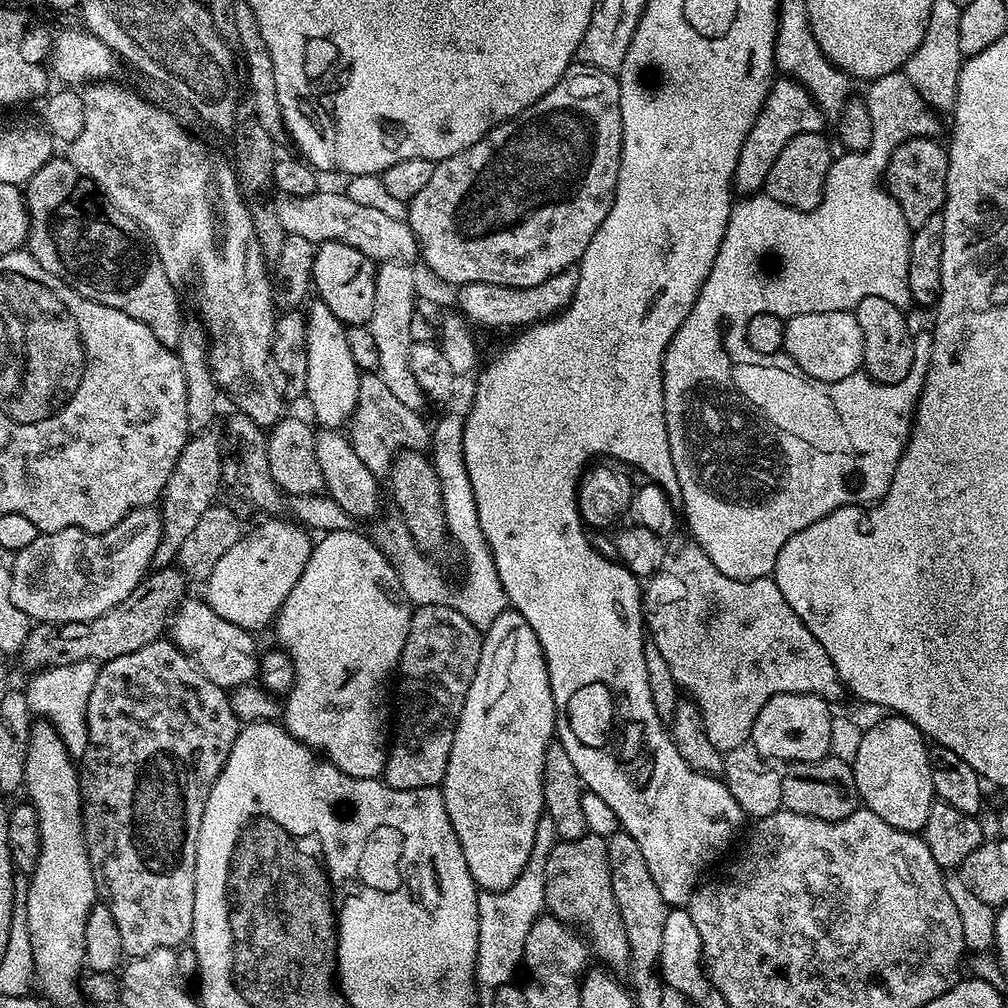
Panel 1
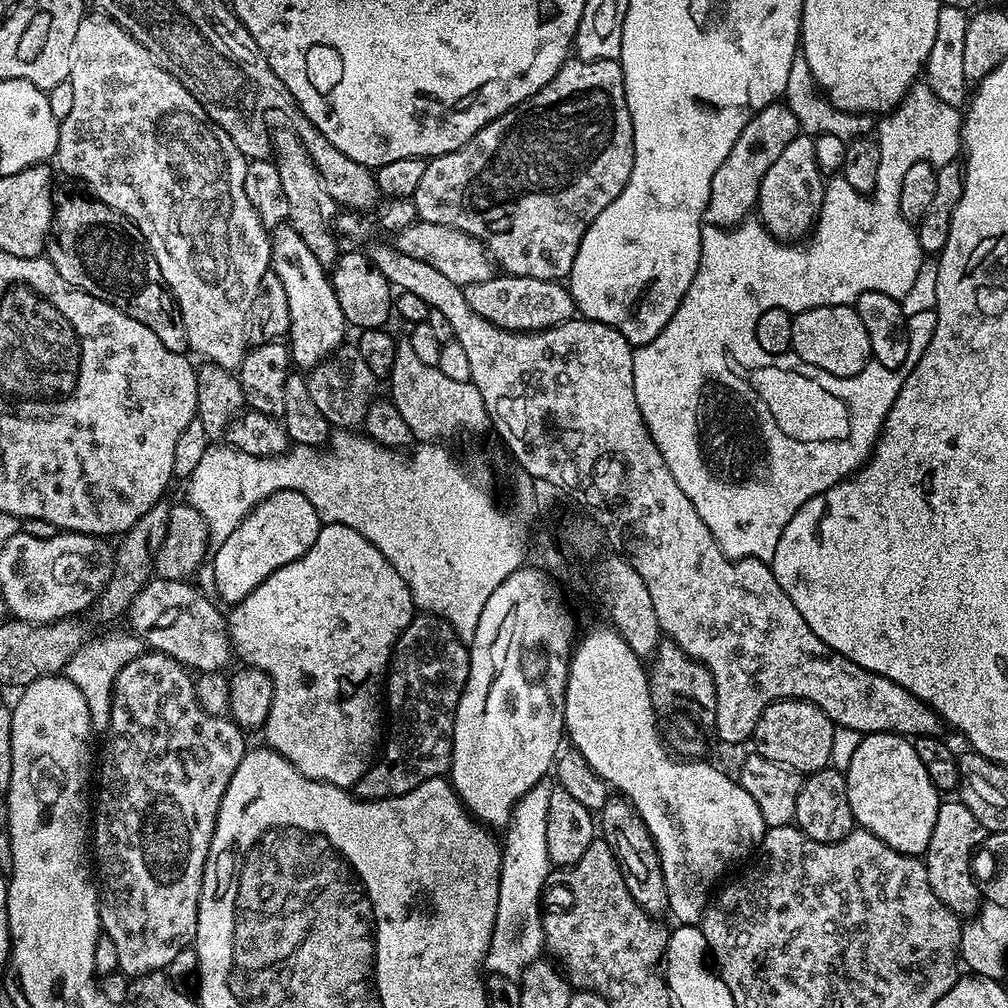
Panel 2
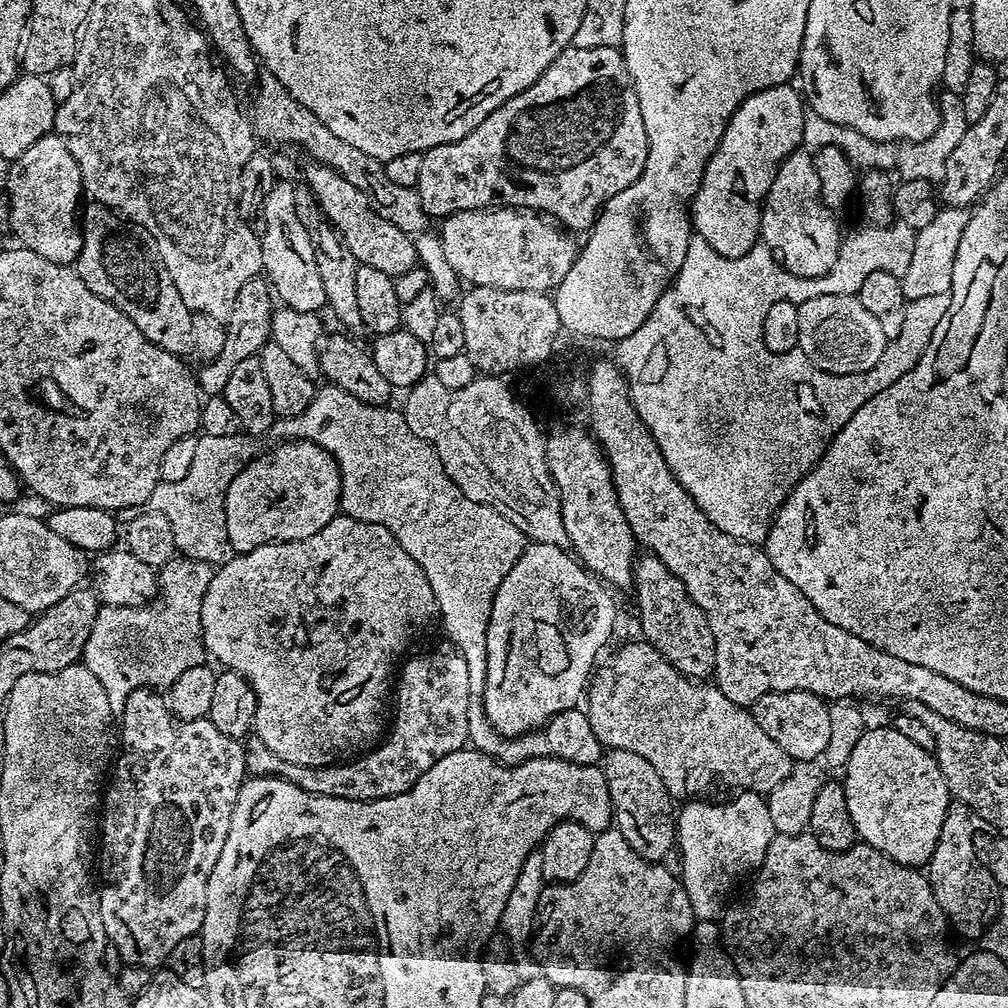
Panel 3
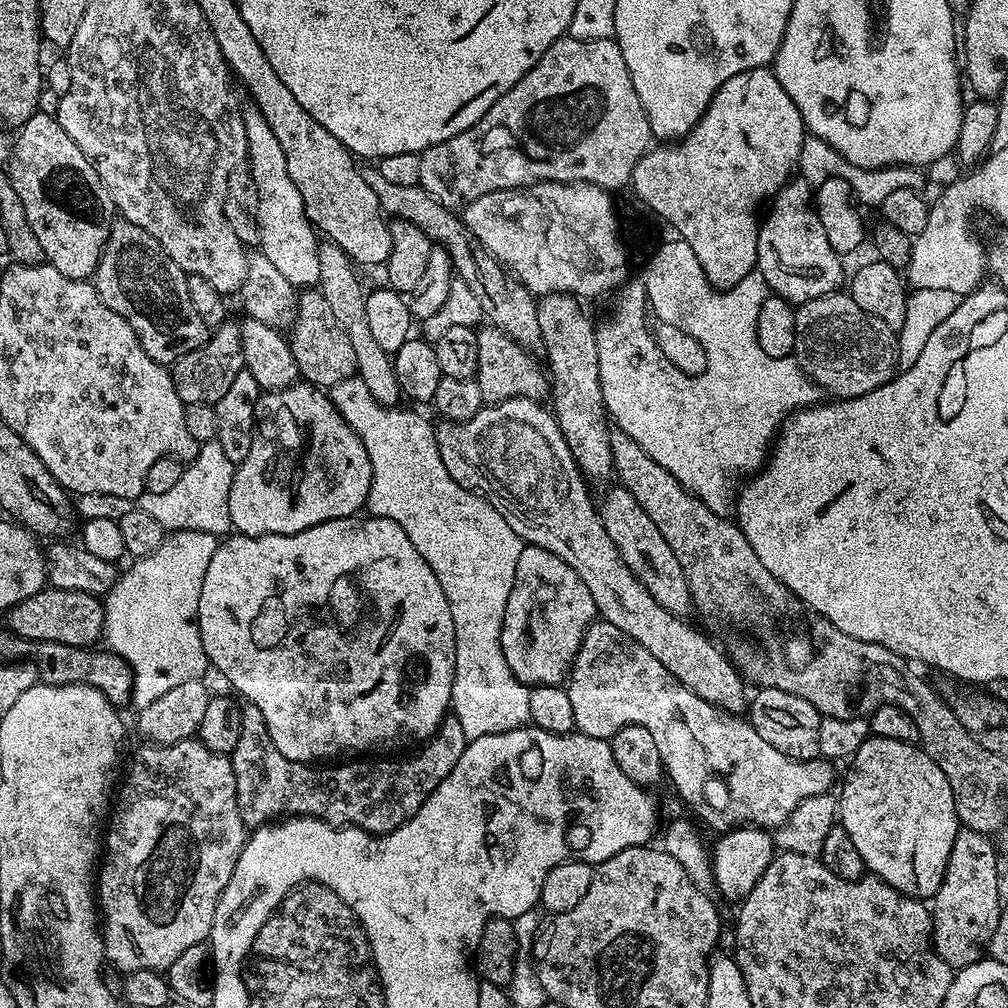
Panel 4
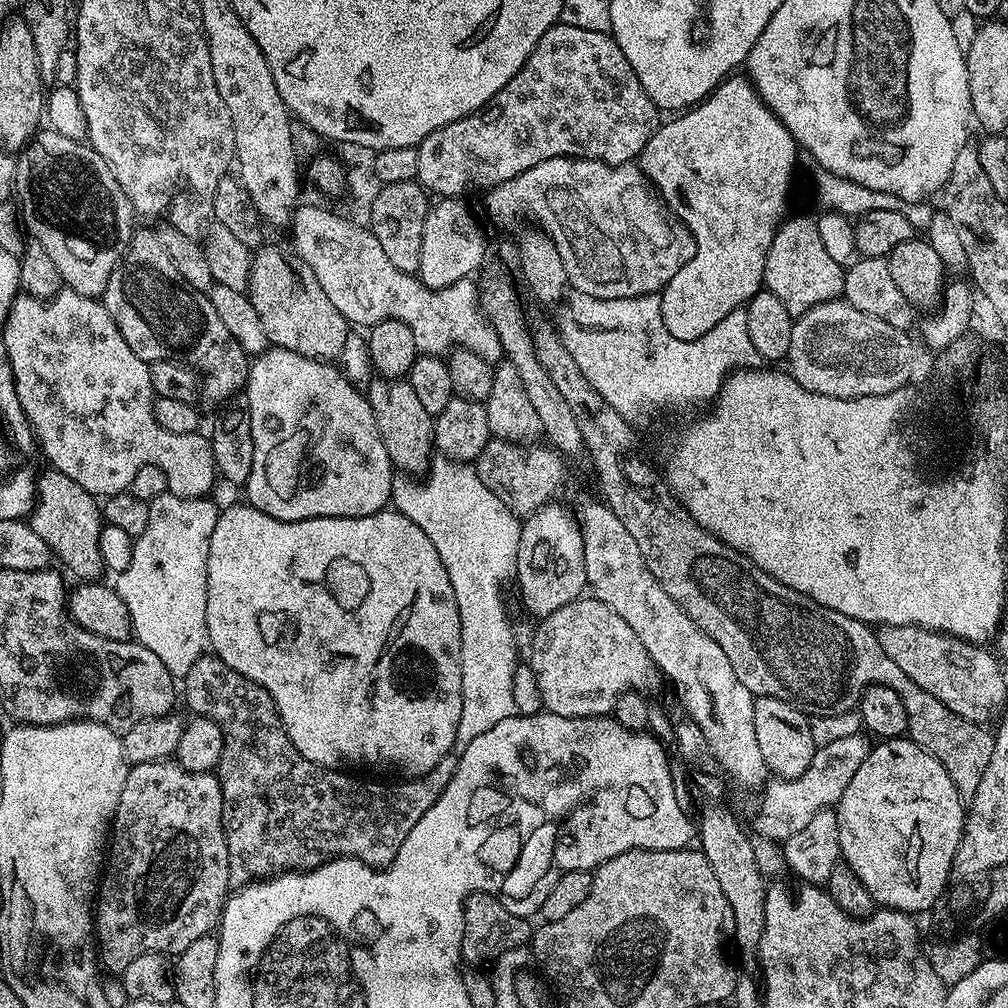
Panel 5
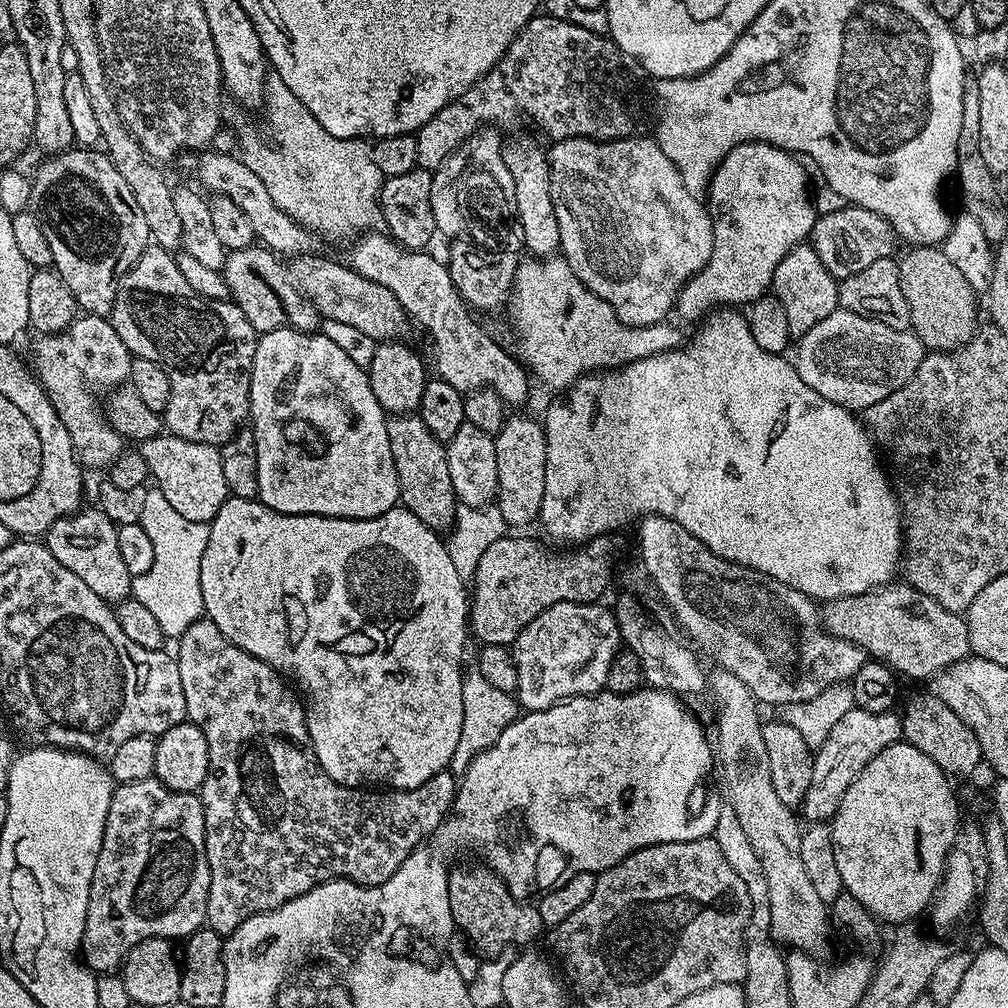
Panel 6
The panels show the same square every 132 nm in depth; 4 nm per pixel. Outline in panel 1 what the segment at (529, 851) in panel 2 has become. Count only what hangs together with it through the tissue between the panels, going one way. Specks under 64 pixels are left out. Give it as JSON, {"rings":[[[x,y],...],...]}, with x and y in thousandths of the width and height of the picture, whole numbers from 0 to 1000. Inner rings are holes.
{"rings":[[[543,808],[537,810],[534,823],[530,823],[530,843],[526,843],[526,851],[518,867],[514,867],[514,871],[504,880],[503,885],[477,884],[475,886],[476,926],[474,927],[471,966],[473,973],[504,974],[517,959],[522,927],[526,927],[526,919],[530,919],[530,915],[536,912],[538,902],[541,900],[539,884],[542,851],[553,835],[550,812],[546,812]]]}

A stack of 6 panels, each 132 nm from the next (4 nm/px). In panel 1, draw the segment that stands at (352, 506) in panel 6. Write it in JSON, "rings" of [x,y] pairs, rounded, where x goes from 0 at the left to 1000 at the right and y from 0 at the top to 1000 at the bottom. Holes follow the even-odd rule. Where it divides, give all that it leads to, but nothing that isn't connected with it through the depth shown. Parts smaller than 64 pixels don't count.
{"rings":[[[274,514],[263,515],[266,517],[251,528],[243,527],[238,536],[216,554],[216,562],[212,562],[212,569],[208,569],[204,577],[204,594],[212,609],[224,613],[224,617],[232,617],[232,621],[247,625],[262,623],[265,619],[267,622],[284,595],[284,589],[292,585],[296,573],[300,573],[300,565],[304,565],[311,533],[306,533],[307,529],[297,519],[285,520],[282,516],[270,515]]]}

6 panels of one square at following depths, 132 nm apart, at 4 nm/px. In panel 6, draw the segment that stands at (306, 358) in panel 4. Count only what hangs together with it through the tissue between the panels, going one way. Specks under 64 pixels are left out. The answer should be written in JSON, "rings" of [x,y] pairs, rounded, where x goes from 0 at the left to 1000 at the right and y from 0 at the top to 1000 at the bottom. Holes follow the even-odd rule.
{"rings":[[[251,244],[226,250],[222,255],[221,272],[226,293],[244,312],[254,330],[273,325],[294,325],[298,329],[312,329],[318,324],[317,309],[294,285],[294,279],[283,259],[269,246]]]}

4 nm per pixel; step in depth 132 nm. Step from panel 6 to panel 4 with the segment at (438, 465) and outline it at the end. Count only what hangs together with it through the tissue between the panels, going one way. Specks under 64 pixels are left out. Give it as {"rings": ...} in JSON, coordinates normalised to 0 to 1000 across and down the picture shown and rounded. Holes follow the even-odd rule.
{"rings":[[[318,237],[313,243],[315,248],[315,288],[319,296],[323,296],[323,301],[335,315],[335,323],[343,327],[343,335],[347,335],[347,343],[351,343],[353,352],[353,373],[363,379],[363,387],[376,401],[393,403],[398,400],[399,390],[397,380],[391,371],[389,353],[379,343],[375,343],[375,338],[371,336],[371,331],[367,327],[365,316],[363,316],[363,286],[357,283],[357,274],[354,263],[329,238]]]}

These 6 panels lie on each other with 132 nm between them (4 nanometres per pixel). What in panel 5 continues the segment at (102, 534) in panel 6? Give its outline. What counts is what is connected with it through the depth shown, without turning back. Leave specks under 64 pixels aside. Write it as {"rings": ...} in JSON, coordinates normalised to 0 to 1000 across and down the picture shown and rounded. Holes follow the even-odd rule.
{"rings":[[[49,463],[45,472],[36,472],[36,495],[30,509],[33,526],[52,544],[53,551],[62,559],[67,560],[71,567],[75,567],[75,575],[91,577],[101,567],[98,550],[98,530],[101,523],[101,504],[87,488],[81,486],[73,478],[73,474],[65,474],[58,465]]]}

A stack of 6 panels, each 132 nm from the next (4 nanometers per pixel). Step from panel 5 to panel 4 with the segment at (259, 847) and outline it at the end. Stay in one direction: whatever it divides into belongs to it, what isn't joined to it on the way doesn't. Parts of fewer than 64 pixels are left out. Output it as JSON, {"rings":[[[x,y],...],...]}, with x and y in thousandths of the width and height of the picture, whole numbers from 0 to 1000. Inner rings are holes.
{"rings":[[[243,697],[239,701],[240,728],[236,740],[228,748],[232,760],[234,795],[240,808],[243,822],[253,823],[261,818],[291,810],[309,810],[324,817],[358,821],[378,830],[399,819],[427,792],[427,788],[454,760],[454,752],[462,744],[465,734],[458,728],[458,720],[450,709],[443,709],[437,724],[416,743],[410,754],[396,758],[393,752],[381,752],[378,758],[361,758],[357,774],[345,762],[328,766],[325,760],[297,758],[286,754],[276,745],[276,740],[266,727],[260,704]]]}

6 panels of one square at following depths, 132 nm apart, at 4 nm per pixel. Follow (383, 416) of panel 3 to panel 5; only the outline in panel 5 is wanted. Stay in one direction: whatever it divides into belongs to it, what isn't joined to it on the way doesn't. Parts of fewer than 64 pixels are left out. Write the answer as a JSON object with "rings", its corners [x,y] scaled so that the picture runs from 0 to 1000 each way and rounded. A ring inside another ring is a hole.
{"rings":[[[443,454],[430,455],[429,459],[425,461],[423,471],[420,474],[410,474],[405,470],[394,471],[389,477],[389,495],[387,500],[392,507],[399,509],[403,514],[407,514],[407,518],[411,518],[415,522],[415,526],[419,526],[419,530],[423,530],[423,534],[427,534],[427,538],[431,538],[431,546],[435,546],[435,554],[438,554],[438,562],[442,562],[442,573],[446,573],[446,581],[450,581],[450,593],[452,594],[454,613],[456,614],[456,664],[458,665],[458,712],[454,712],[452,742],[459,744],[462,740],[466,740],[466,736],[470,736],[470,732],[475,732],[477,728],[482,728],[482,724],[486,724],[489,720],[494,720],[494,716],[513,709],[512,701],[510,700],[510,665],[514,658],[514,652],[512,652],[512,631],[508,628],[507,617],[504,616],[504,603],[500,600],[500,587],[496,582],[503,575],[505,578],[512,566],[514,534],[516,533],[518,516],[517,513],[502,503],[498,498],[498,494],[494,494],[485,486],[482,478],[478,478],[478,474],[474,474],[471,463]]]}

